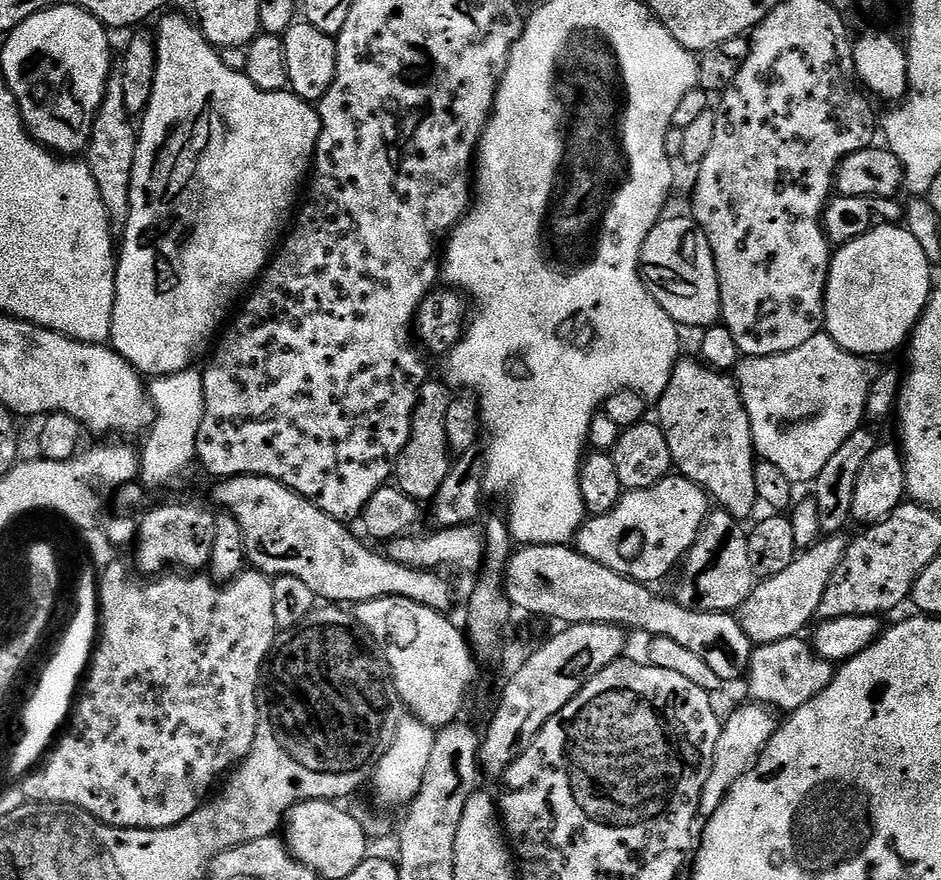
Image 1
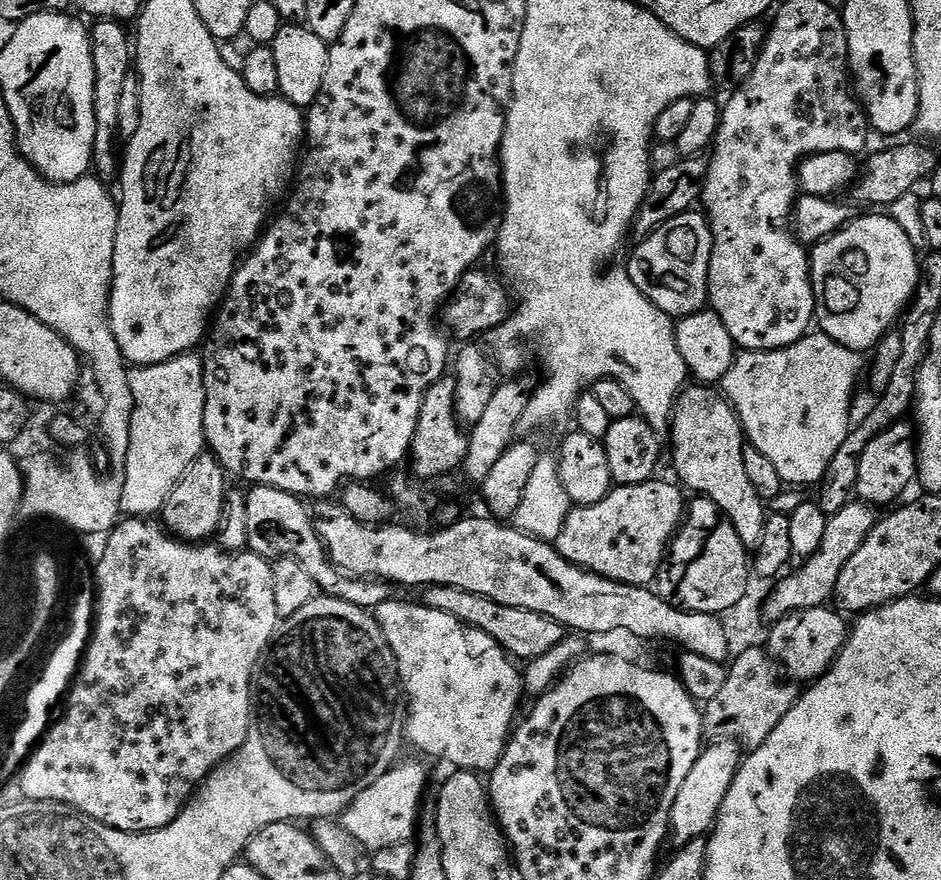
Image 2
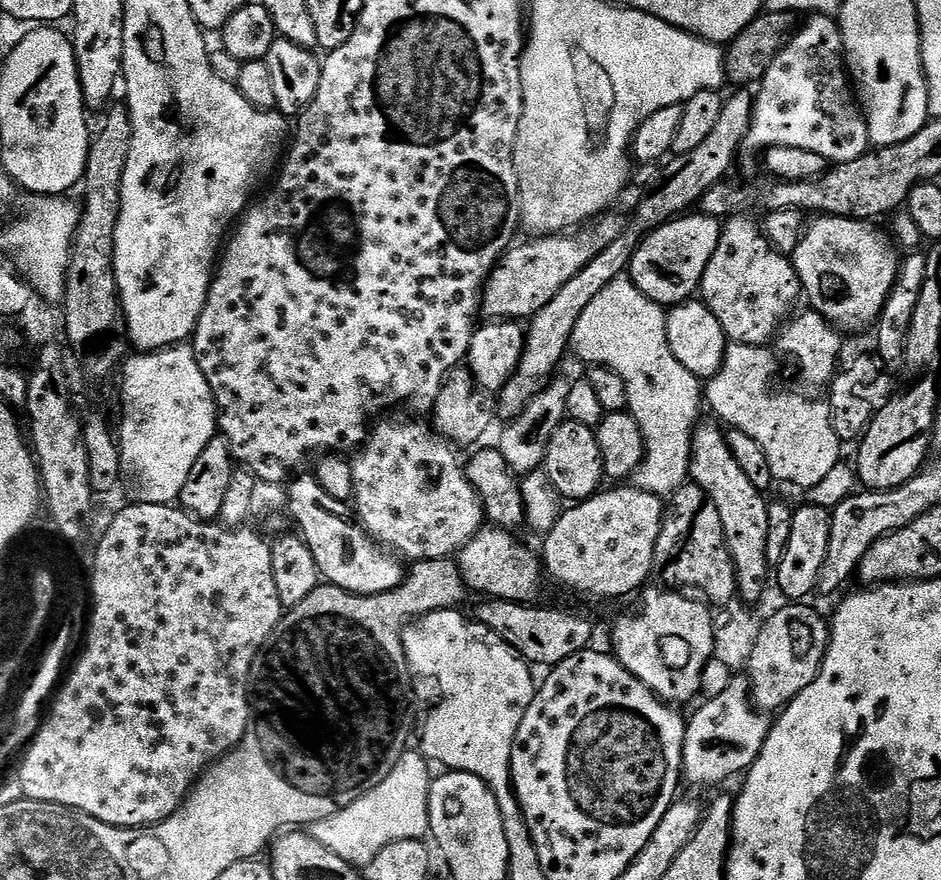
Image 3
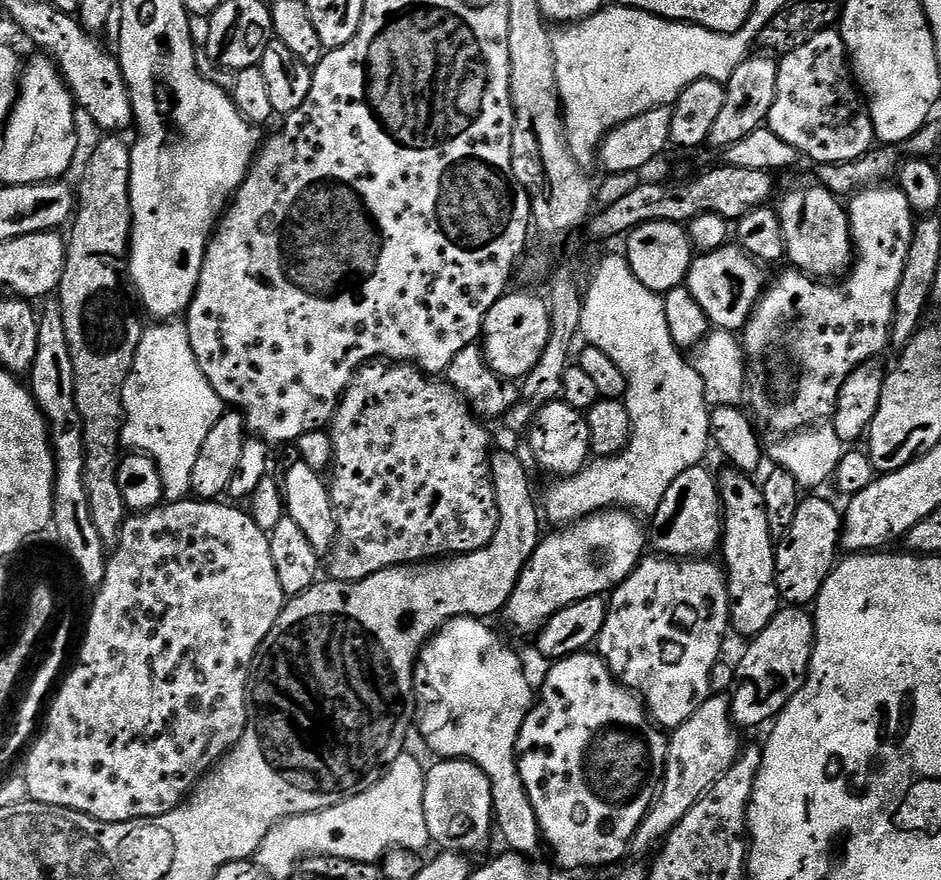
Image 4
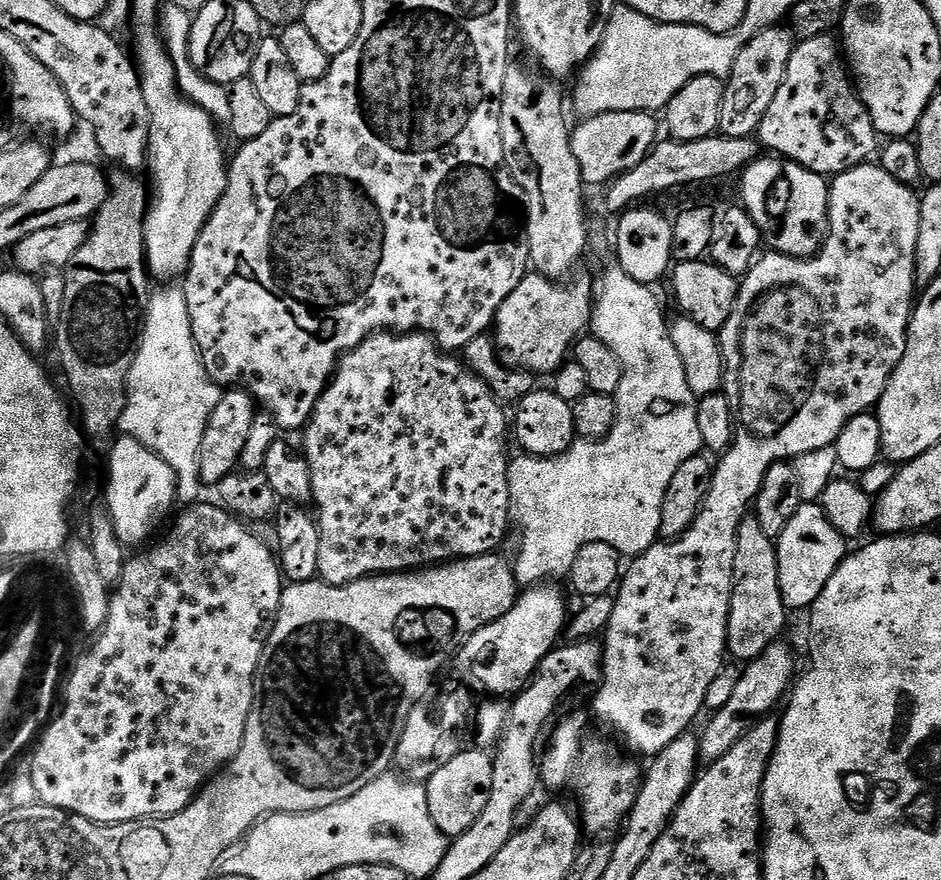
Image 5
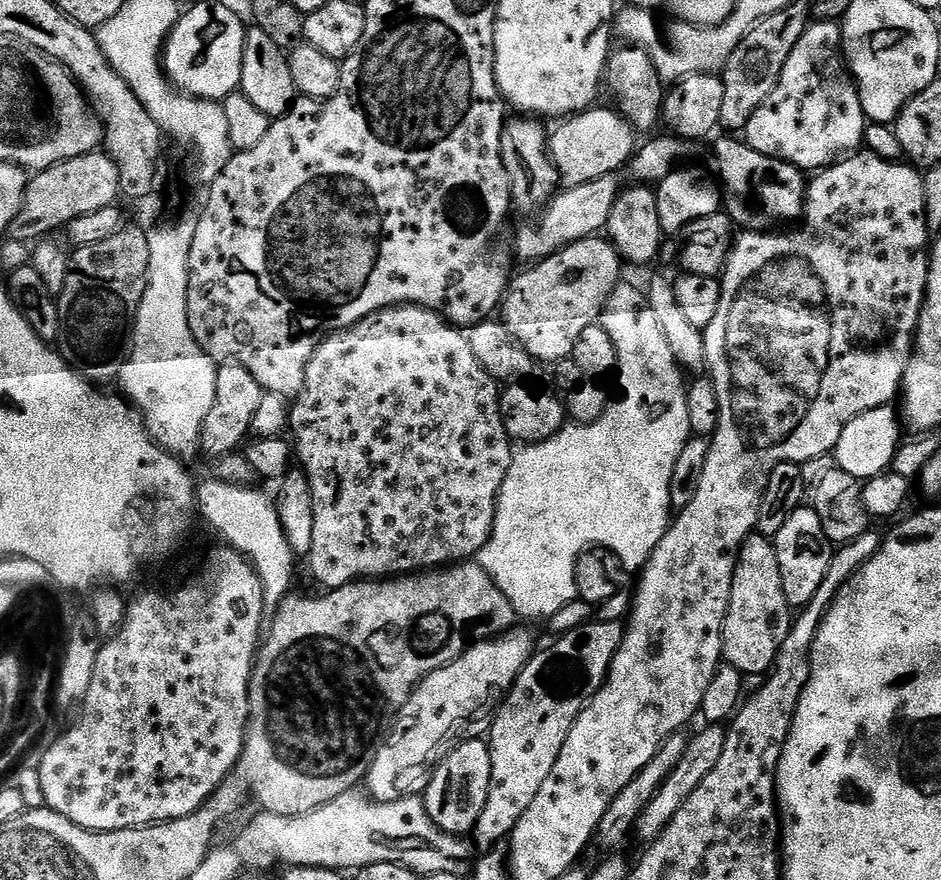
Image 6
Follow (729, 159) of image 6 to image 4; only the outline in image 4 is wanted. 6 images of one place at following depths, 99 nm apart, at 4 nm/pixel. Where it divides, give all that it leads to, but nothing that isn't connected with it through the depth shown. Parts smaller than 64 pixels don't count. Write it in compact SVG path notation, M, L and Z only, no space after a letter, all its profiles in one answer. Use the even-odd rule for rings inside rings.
M816 186L808 193L796 188L786 193L780 200L778 215L786 260L793 269L812 278L836 278L849 267L854 256L852 236L846 230L841 231L840 244L836 244L836 223L842 220L842 204L827 188Z

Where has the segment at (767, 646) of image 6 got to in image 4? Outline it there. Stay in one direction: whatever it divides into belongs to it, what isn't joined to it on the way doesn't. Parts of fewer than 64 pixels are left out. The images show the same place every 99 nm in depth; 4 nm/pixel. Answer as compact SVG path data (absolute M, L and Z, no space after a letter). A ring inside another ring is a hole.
M728 470L718 480L722 501L722 553L728 585L728 614L733 633L753 638L770 626L782 607L776 585L776 544L766 522L764 493L751 475L739 470Z

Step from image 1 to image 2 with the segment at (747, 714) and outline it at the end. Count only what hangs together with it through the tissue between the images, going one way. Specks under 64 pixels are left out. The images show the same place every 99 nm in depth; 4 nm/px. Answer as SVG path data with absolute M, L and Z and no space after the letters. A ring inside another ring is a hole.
M731 740L711 743L701 751L698 762L694 762L694 770L686 774L686 782L682 782L682 790L678 790L678 798L672 807L670 836L673 841L677 840L677 845L689 844L691 840L707 837L711 833L720 815L722 802L726 802L726 794L730 794L730 786L740 772L741 763L741 745Z

